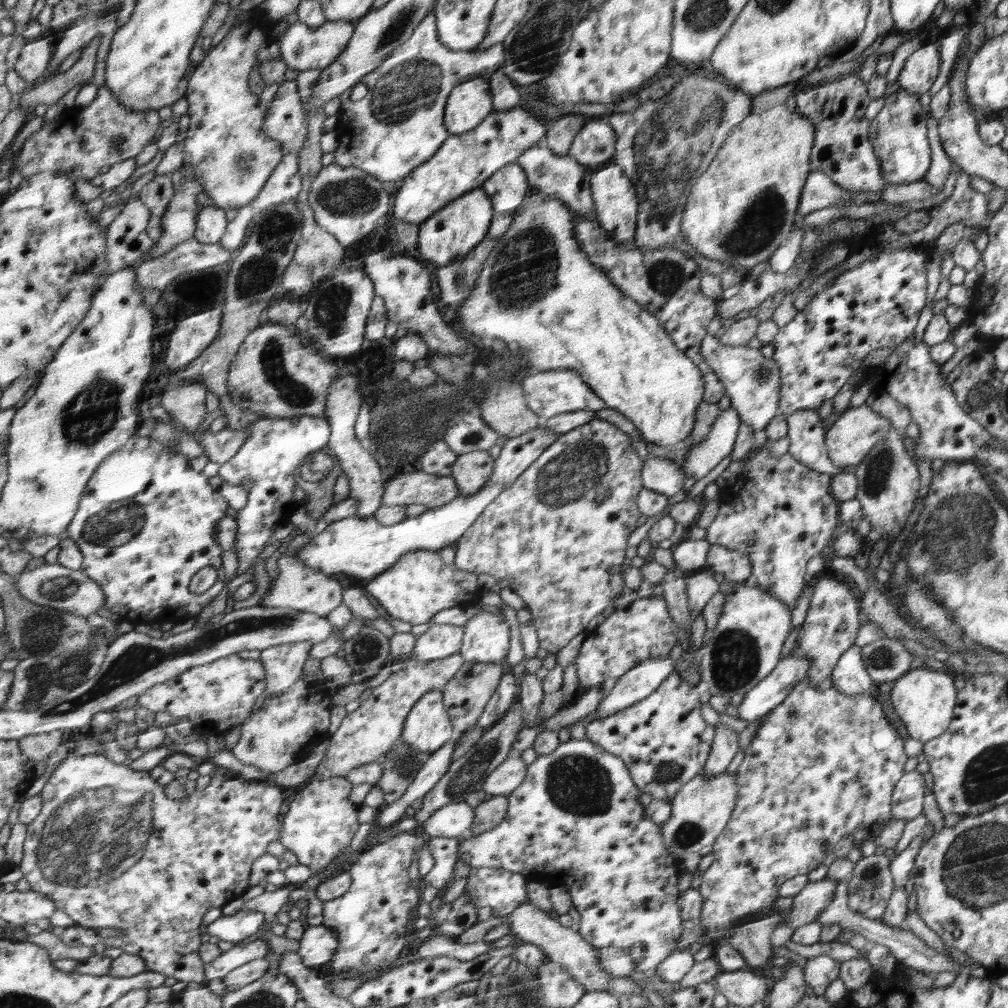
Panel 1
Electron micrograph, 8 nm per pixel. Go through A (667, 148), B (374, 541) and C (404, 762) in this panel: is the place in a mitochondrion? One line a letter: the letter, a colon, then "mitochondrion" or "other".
A: mitochondrion
B: other
C: mitochondrion

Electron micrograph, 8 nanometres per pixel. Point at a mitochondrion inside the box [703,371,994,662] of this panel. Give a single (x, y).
(876, 478)

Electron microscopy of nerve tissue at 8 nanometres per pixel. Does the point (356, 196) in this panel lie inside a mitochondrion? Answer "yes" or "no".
yes

